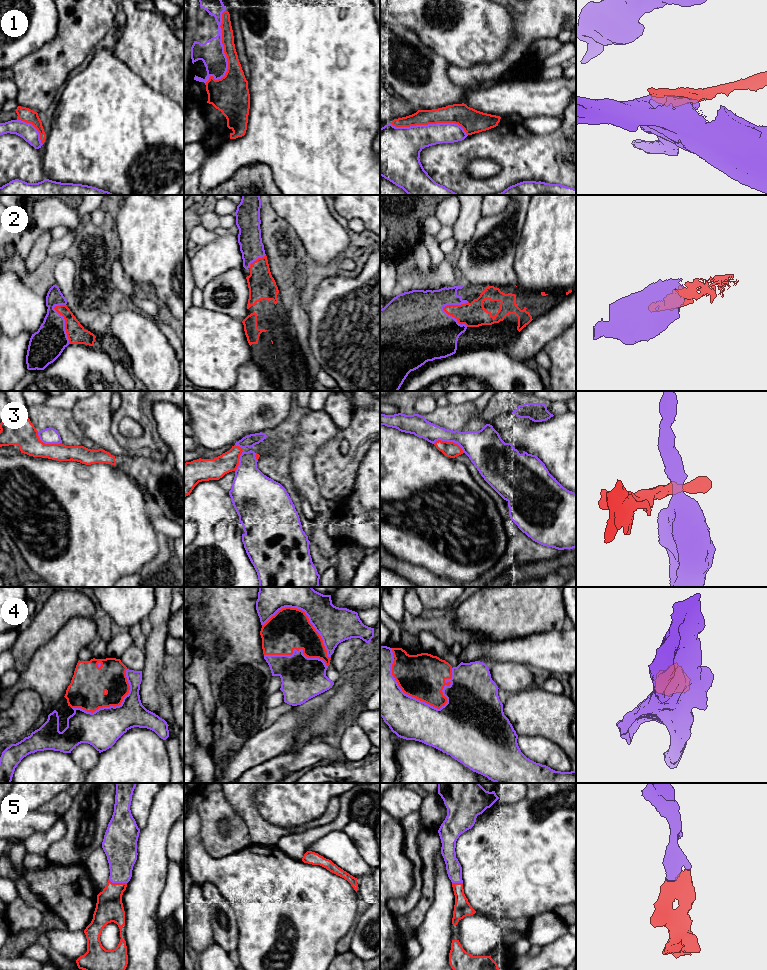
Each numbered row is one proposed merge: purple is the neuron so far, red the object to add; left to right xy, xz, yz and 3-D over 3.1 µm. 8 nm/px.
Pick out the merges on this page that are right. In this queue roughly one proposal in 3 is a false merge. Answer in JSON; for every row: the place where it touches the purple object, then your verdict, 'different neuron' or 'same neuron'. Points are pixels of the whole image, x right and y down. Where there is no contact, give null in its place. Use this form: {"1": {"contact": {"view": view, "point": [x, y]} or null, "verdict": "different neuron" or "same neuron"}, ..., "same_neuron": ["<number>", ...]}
{"1": {"contact": {"view": "xz", "point": [223, 52]}, "verdict": "different neuron"}, "2": {"contact": {"view": "yz", "point": [454, 318]}, "verdict": "same neuron"}, "3": {"contact": {"view": "yz", "point": [449, 441]}, "verdict": "different neuron"}, "4": {"contact": {"view": "yz", "point": [408, 695]}, "verdict": "same neuron"}, "5": {"contact": {"view": "xy", "point": [118, 882]}, "verdict": "same neuron"}, "same_neuron": ["2", "4", "5"]}

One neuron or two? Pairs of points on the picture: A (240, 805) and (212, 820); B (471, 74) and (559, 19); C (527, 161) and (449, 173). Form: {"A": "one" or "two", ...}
{"A": "two", "B": "one", "C": "one"}

